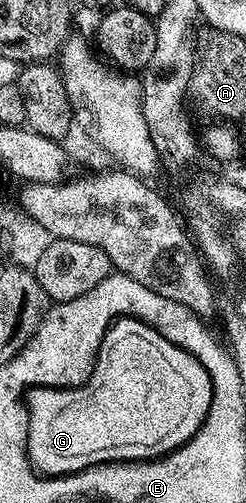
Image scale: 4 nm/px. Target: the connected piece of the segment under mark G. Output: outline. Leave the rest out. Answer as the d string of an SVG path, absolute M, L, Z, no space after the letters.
M117 311L117 315L109 315L109 323L101 327L101 339L97 339L97 351L93 351L93 363L89 363L89 371L85 371L85 379L21 379L21 395L17 395L17 403L21 403L21 411L25 411L25 423L21 423L21 451L29 455L29 461L38 472L49 477L71 475L75 471L85 471L88 467L98 467L100 463L136 463L138 461L156 461L164 456L172 455L181 447L193 447L193 439L205 431L205 423L209 423L209 411L213 411L213 395L217 395L217 383L213 383L213 367L205 367L205 359L193 351L193 347L185 347L181 339L169 339L153 319L145 319L145 315L137 315L137 311Z

